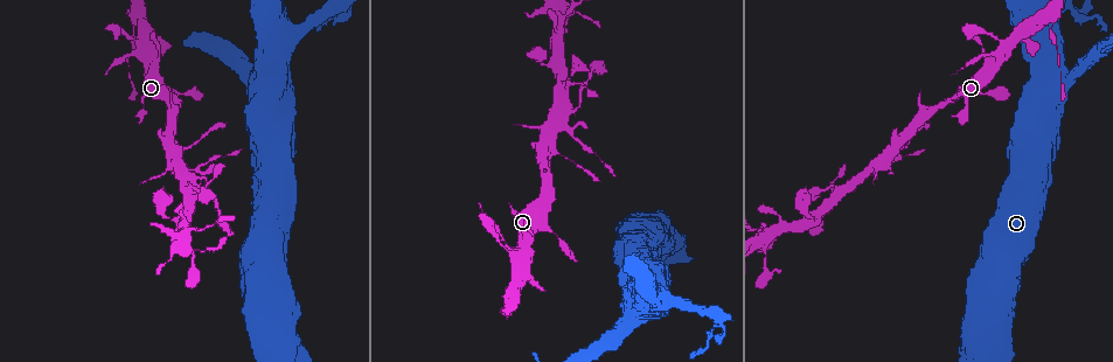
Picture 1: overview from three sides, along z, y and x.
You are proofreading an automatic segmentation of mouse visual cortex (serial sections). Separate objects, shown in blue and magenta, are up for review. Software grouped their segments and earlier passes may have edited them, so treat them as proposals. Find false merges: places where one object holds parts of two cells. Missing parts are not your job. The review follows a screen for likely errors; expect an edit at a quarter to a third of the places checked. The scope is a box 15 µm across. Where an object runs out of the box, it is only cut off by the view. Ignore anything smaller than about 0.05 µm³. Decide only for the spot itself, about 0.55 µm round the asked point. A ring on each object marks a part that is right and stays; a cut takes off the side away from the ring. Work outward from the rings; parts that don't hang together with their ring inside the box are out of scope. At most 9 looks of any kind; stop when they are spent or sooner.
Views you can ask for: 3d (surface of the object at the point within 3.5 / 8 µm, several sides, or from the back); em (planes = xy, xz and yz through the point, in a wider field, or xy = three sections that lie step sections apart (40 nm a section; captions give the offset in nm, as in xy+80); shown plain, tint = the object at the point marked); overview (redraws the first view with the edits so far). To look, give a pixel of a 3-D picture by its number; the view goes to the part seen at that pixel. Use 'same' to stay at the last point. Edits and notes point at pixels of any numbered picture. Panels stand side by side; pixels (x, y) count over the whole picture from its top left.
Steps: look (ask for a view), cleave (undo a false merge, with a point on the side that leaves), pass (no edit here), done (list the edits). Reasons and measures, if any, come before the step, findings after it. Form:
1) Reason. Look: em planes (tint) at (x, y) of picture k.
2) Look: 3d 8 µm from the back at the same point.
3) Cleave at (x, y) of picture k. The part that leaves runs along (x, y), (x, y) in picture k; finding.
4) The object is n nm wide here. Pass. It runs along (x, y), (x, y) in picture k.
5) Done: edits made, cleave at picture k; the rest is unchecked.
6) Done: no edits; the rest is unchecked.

Three-way junction. Look: 3d 3.5 µm at (875, 165) of picture 1.

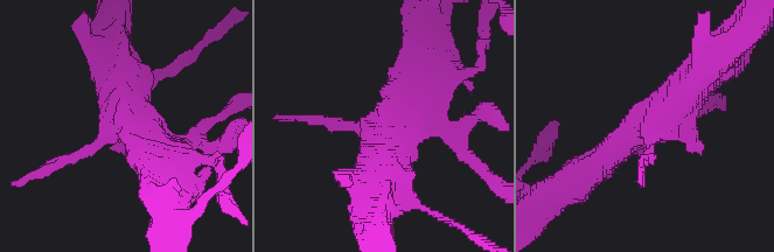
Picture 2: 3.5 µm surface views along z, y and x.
Now the EM. Look: em planes (tint) at (136, 128) of picture 2.

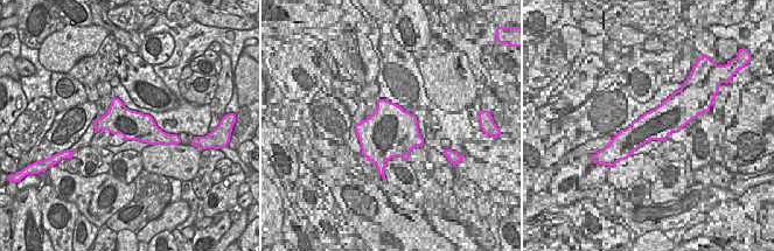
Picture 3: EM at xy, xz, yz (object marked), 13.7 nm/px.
Pass. Continuous, no second cell.

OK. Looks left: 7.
Abrupt turn. Look: 3d 3.5 µm at (764, 244) of picture 1.

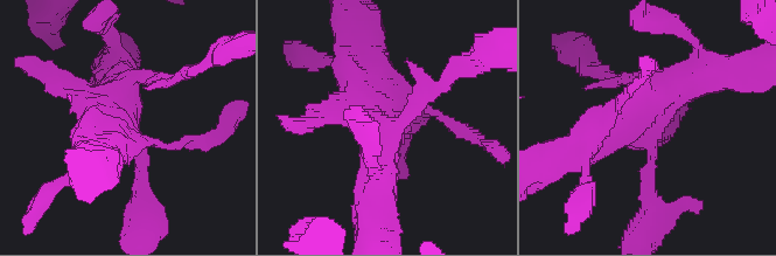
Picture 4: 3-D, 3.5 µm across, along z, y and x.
Shape alone is not enough. Look: em planes (tint) at (385, 118) of picture 4.

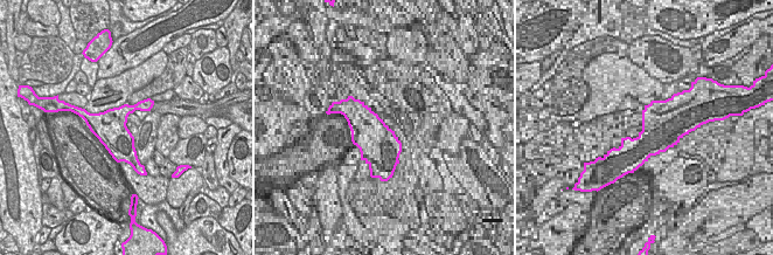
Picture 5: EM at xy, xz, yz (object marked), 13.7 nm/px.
Cut it another way. Look: em xy step 1 (tint) at the same point.

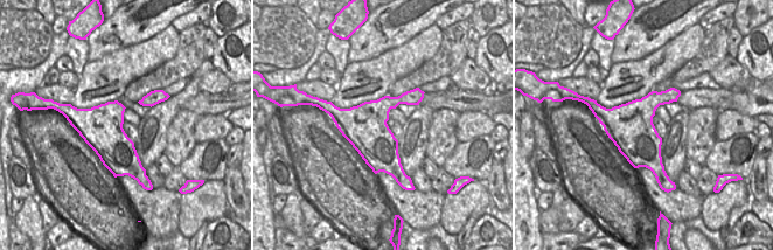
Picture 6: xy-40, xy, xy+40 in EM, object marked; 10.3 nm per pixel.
Pass. It runs along (705, 78), (588, 139) in picture 4; continuous, no second cell.

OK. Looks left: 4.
Thin arm on a thick one. Look: 3d 3.5 µm from the back at (833, 188) of picture 1.

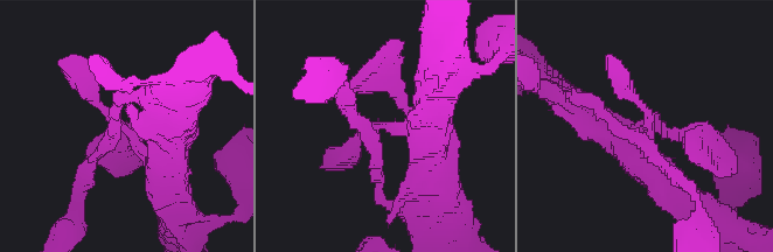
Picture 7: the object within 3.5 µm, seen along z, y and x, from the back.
3 arms meet here; the arms are 150, 200, 450 nm wide. Look: em xy step 5 (tint) at (117, 133) of picture 7.

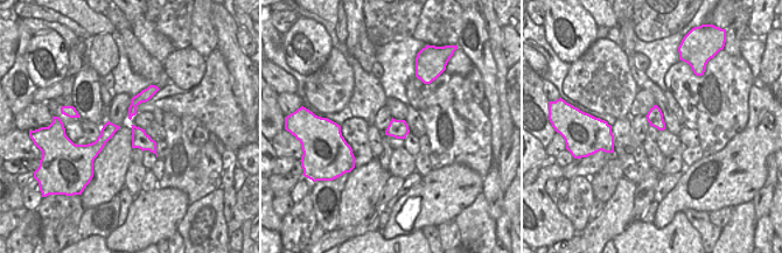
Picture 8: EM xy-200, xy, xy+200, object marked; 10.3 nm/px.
Pass. It runs along (431, 140), (417, 128), (370, 134), (341, 90) in picture 7; all the same cell.

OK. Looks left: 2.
Done: no edits; the rest is unchecked.

